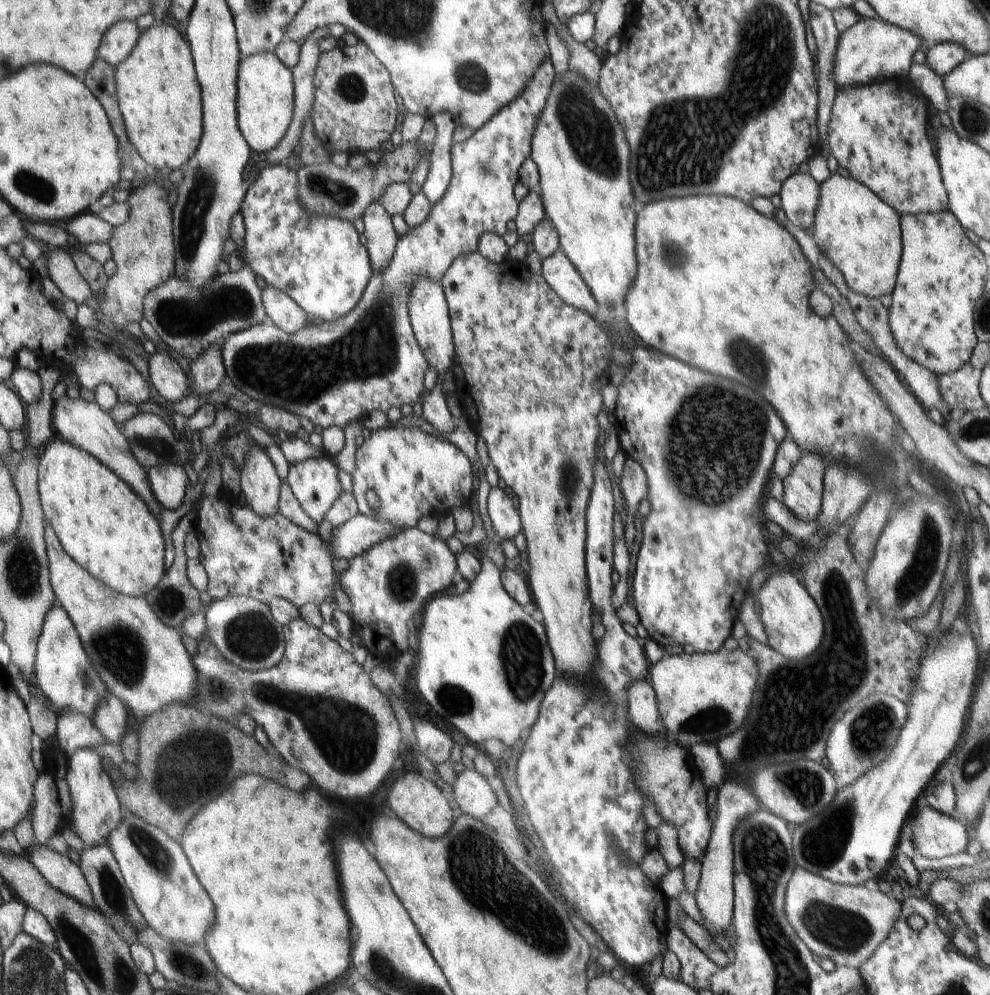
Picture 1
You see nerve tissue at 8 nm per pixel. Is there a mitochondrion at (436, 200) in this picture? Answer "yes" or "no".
no

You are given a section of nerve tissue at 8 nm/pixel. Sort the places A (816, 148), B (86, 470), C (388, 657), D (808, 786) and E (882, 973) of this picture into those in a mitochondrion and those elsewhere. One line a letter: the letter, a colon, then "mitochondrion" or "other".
A: other
B: other
C: other
D: mitochondrion
E: other

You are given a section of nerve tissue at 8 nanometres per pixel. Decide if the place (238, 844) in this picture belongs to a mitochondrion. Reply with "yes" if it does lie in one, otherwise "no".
no

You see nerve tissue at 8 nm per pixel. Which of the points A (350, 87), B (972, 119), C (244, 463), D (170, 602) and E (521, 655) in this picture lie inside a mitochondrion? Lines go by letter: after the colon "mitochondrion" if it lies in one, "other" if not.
A: mitochondrion
B: mitochondrion
C: other
D: mitochondrion
E: mitochondrion

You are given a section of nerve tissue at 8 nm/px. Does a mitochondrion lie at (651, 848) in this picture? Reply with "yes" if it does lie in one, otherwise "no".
no

